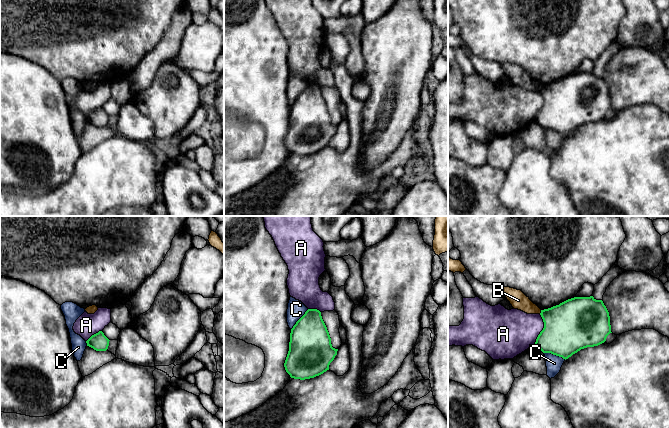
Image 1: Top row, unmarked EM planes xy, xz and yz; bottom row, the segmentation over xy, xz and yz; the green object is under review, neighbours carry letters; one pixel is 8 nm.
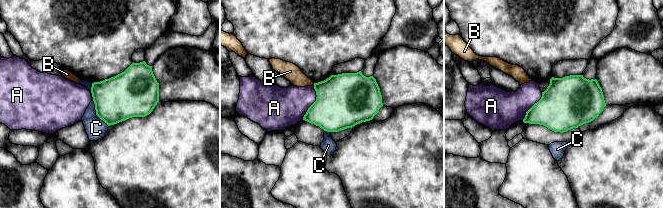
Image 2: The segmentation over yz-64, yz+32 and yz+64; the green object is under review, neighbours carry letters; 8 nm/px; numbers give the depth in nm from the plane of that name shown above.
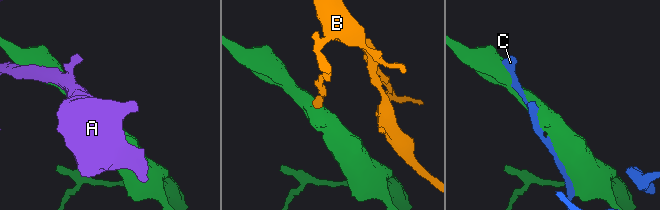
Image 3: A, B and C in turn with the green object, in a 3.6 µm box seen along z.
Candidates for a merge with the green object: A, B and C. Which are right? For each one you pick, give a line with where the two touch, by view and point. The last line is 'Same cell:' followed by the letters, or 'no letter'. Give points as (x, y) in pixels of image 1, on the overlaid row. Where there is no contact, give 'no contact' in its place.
Same cell: no letter

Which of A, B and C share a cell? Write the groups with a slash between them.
A / B / C

